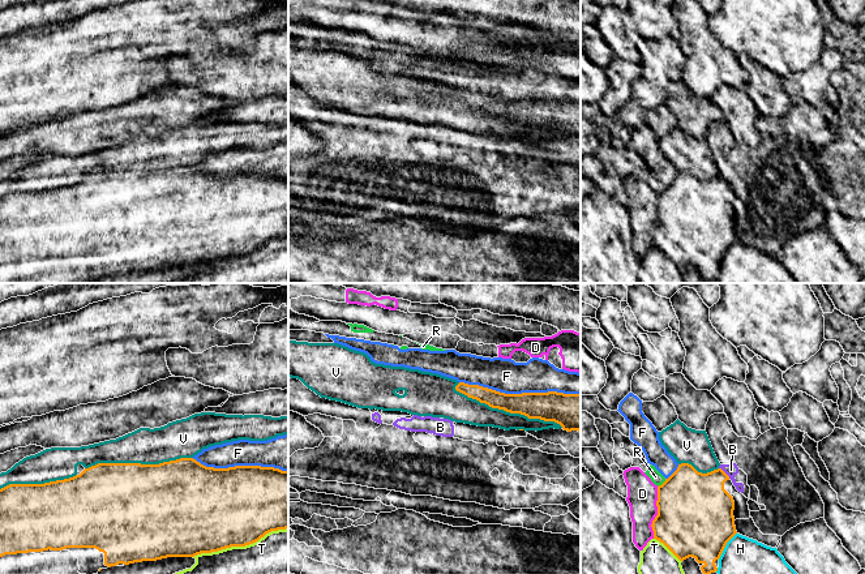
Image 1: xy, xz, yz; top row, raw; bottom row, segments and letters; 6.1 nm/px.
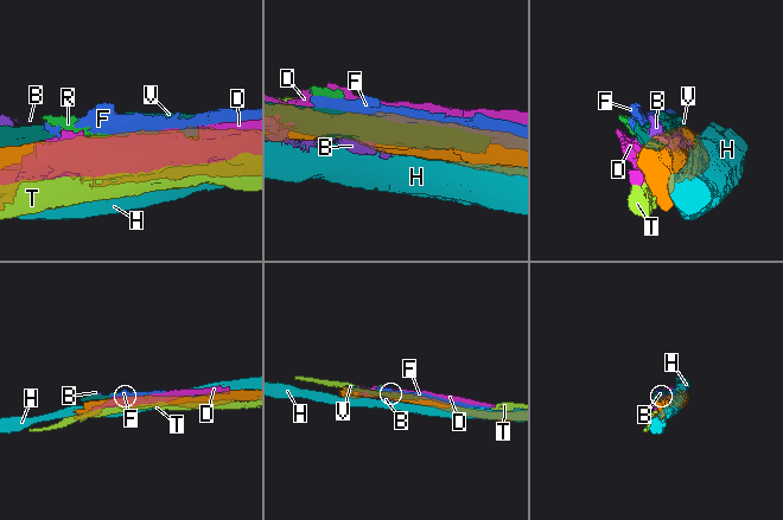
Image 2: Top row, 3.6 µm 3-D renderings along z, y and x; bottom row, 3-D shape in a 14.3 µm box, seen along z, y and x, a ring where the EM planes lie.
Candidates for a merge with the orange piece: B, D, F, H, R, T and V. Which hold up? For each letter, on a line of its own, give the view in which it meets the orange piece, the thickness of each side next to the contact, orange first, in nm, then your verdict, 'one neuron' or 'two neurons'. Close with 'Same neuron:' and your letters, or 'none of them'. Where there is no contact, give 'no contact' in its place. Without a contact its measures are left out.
B: contact in yz; calibres 380 and 80 nm; two neurons
D: contact in yz; calibres 460 and 190 nm; two neurons
F: contact in xz; calibres 190 and 200 nm; two neurons
H: contact in yz; calibres 460 and 220 nm; two neurons
R: contact in yz; calibres 440 and 80 nm; two neurons
T: contact in xy; calibres 480 and 280 nm; two neurons
V: contact in xz; calibres 180 and 160 nm; two neurons
Same neuron: none of them

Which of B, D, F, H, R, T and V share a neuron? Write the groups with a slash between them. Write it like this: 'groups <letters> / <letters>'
groups B / D / F / H / R / T / V

